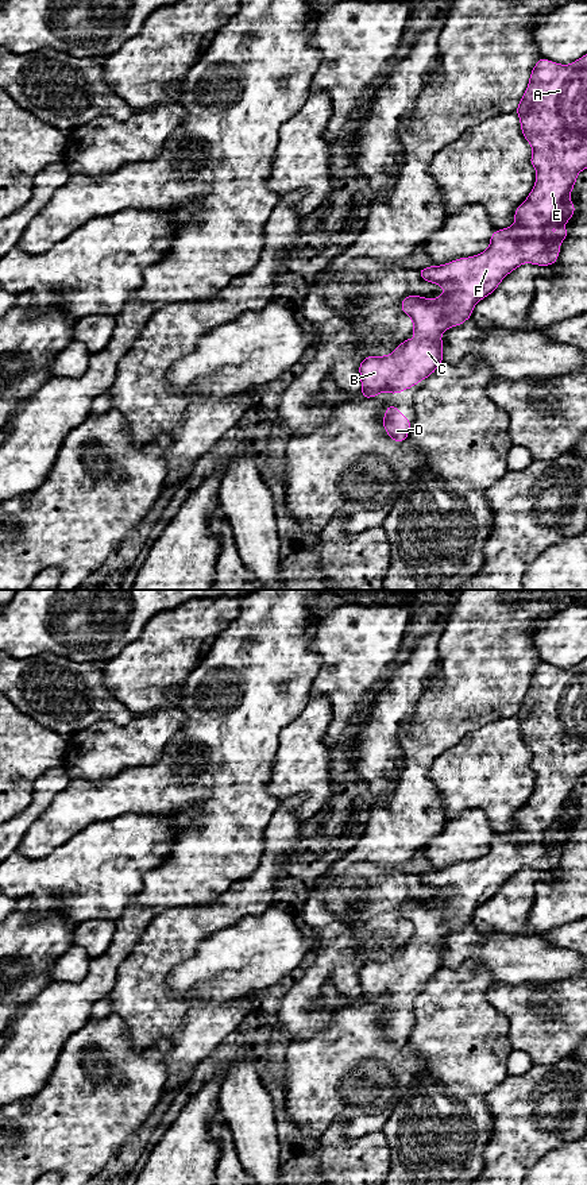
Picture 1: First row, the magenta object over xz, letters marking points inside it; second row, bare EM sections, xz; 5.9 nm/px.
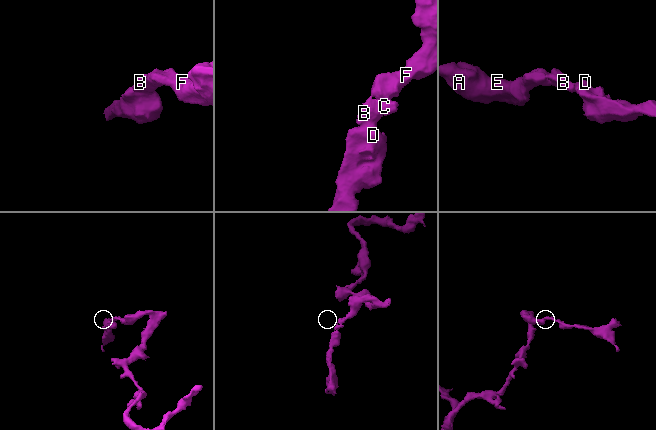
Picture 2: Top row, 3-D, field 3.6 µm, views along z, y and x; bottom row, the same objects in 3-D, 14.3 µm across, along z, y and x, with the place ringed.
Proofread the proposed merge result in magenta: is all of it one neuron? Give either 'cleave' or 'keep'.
keep

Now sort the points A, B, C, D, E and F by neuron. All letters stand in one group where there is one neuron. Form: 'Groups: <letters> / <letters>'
Groups: A B C D E F

